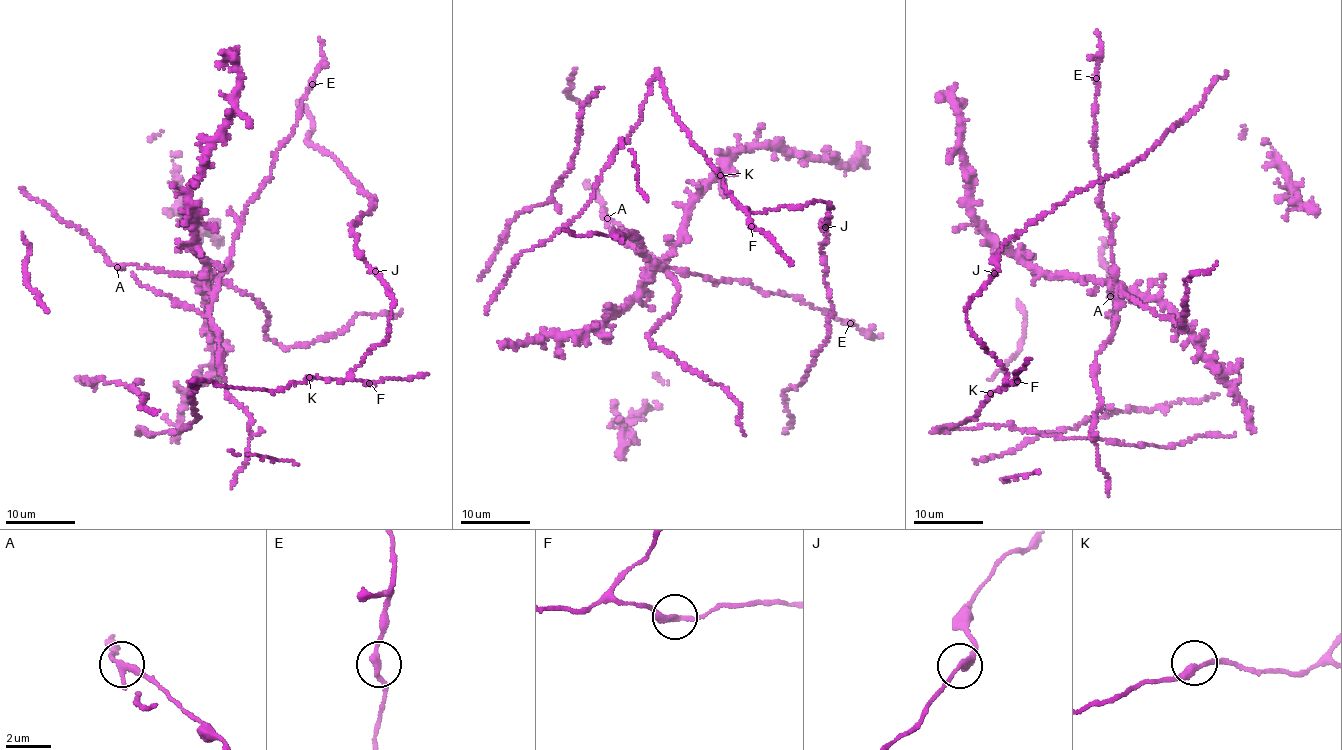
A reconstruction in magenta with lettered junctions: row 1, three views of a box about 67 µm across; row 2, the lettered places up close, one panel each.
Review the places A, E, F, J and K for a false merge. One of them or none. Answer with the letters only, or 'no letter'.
A

